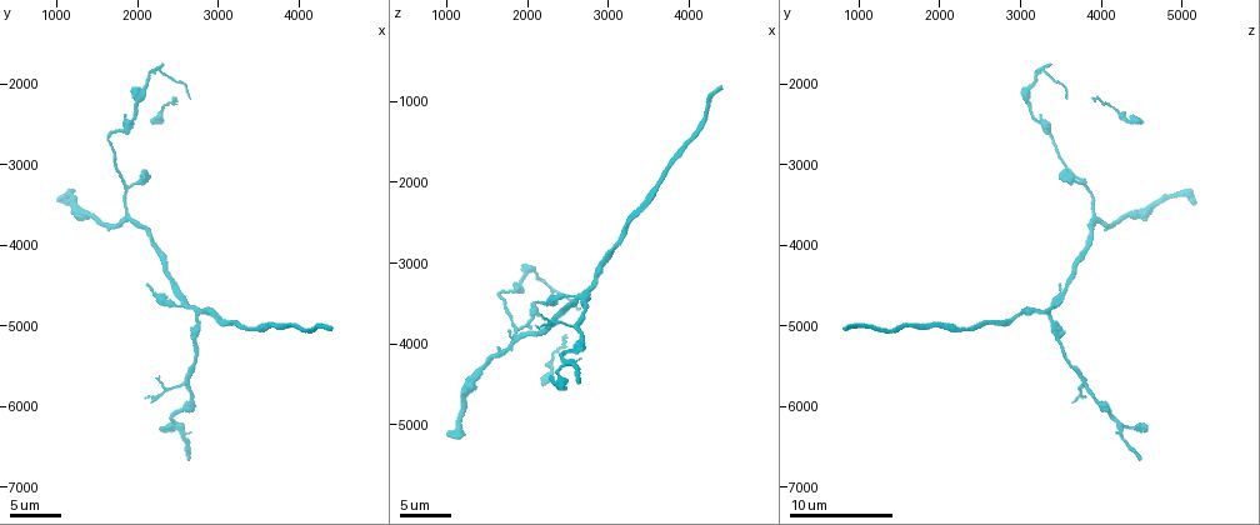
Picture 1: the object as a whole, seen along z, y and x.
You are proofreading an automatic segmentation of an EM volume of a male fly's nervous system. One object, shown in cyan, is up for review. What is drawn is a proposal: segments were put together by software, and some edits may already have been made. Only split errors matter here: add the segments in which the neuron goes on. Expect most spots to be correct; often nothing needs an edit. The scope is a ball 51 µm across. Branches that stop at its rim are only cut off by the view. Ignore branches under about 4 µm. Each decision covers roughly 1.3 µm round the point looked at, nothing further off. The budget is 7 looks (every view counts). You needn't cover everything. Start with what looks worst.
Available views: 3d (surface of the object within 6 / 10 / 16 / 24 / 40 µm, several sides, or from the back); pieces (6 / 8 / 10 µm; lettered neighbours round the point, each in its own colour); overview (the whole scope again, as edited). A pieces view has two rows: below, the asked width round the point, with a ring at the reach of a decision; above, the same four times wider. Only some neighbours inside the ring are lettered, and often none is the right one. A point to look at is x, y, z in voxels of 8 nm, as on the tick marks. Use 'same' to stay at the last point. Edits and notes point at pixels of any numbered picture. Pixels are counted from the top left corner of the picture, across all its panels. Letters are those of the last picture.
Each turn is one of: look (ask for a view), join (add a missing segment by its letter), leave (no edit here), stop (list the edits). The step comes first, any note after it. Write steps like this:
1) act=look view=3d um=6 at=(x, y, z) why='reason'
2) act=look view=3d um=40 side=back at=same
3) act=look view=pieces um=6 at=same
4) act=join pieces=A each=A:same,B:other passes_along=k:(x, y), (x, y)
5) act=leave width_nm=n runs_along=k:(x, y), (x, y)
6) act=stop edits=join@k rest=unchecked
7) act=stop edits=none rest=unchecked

act=look view=pieces um=10 at=(2150, 4450, 3450) why='branch stops here'

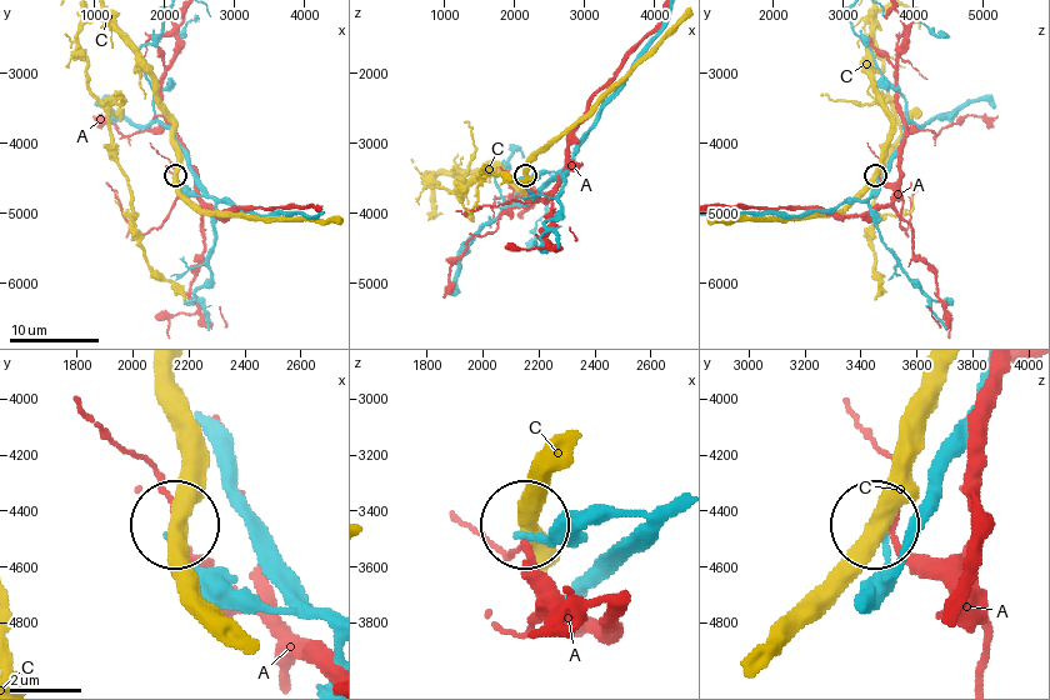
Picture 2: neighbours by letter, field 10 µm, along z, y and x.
act=leave each=A:other,C:other found='none of them fits'

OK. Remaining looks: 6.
act=look view=3d um=6 at=(1800, 3800, 3850) why='thin end'

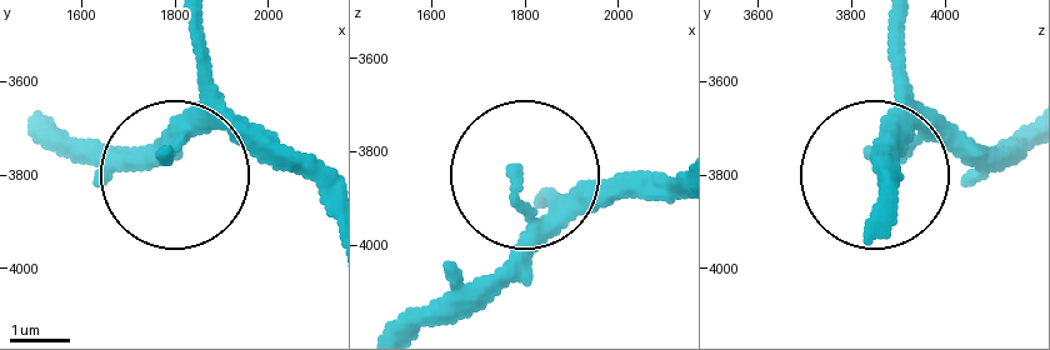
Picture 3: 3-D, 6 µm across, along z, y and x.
act=look view=pieces um=8 at=(1775, 3760, 3850)

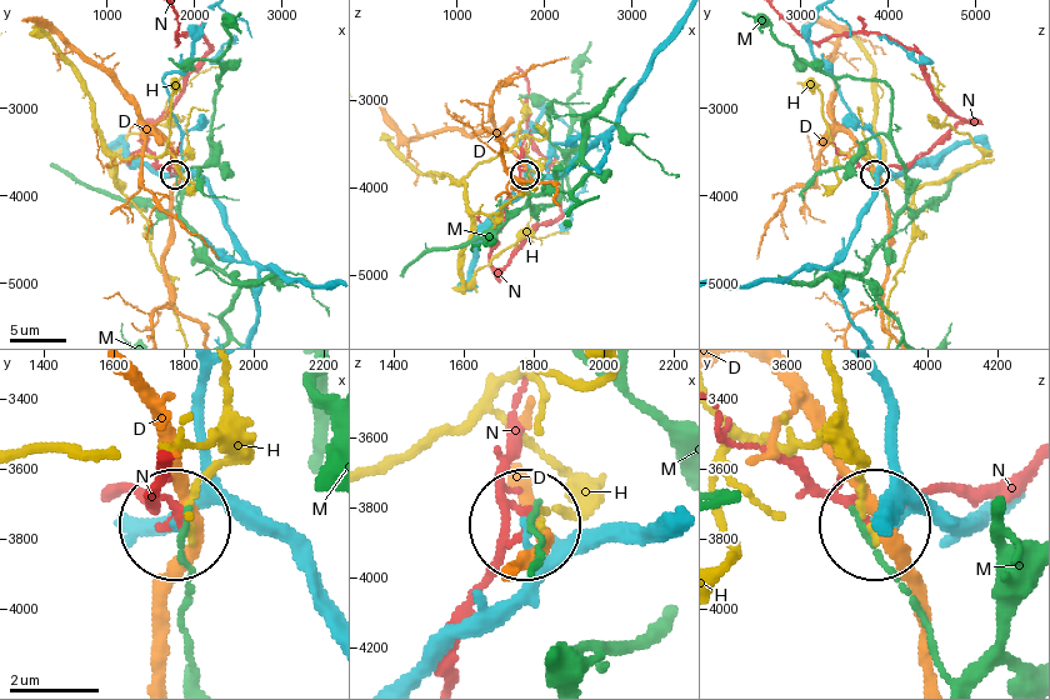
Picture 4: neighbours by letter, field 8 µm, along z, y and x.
act=leave each=D:other,H:other,M:other,N:other runs_along=4:(290, 556), (211, 504), (178, 526) found='no lettered segment goes on from it'

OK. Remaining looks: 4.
act=look view=pieces um=10 at=(2100, 3150, 3500) why='branch stops here'

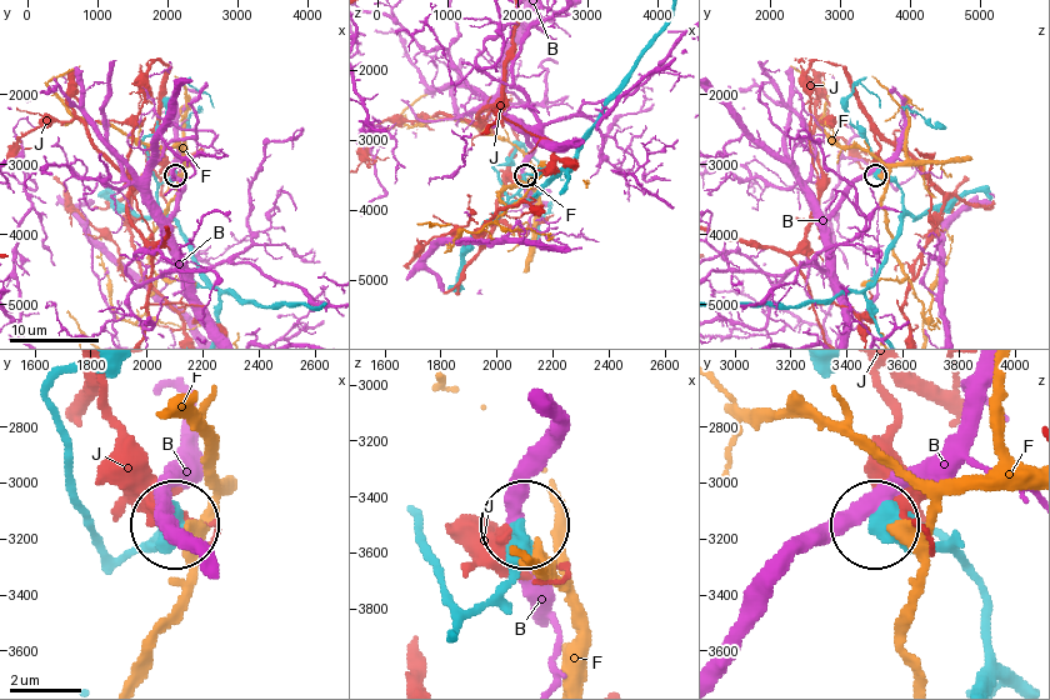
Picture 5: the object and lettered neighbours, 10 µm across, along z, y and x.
act=leave each=B:other,F:other,J:other runs_along=5:(454, 633), (501, 579), (523, 529) found='none of them fits'

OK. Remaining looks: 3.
act=stop edits=none rest=unchecked

